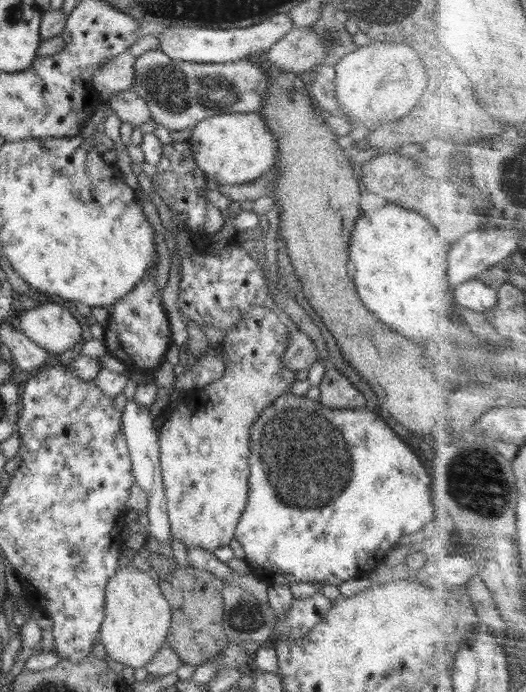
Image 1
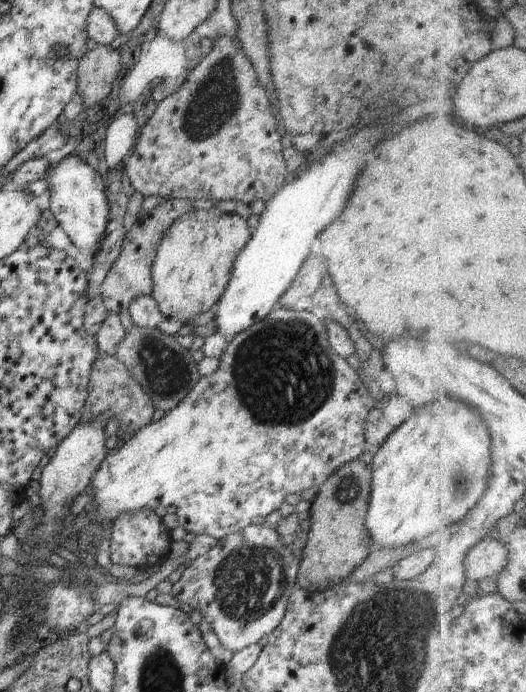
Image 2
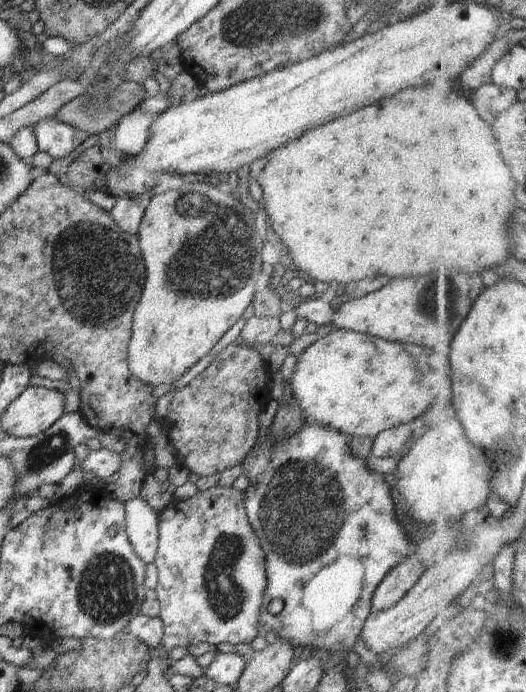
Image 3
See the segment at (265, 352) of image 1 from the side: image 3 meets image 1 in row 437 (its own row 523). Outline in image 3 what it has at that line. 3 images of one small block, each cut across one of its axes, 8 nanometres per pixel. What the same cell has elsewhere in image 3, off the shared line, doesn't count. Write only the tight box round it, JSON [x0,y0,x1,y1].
[154,485,267,651]

